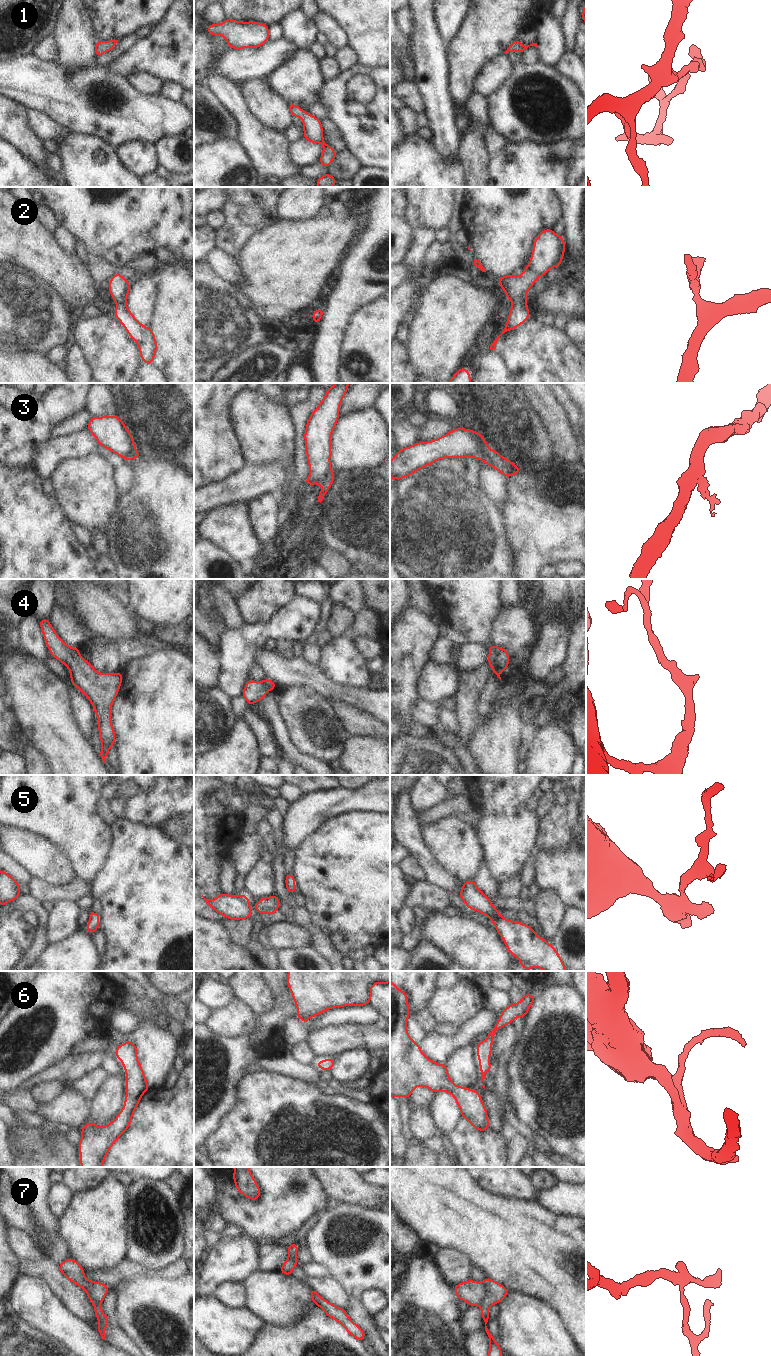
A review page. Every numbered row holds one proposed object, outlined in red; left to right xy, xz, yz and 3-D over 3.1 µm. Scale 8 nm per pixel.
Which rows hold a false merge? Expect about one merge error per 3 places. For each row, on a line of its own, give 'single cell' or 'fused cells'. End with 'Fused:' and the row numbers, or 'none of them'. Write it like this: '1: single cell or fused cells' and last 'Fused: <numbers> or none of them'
1: single cell
2: single cell
3: fused cells
4: single cell
5: single cell
6: single cell
7: fused cells
Fused: 3, 7

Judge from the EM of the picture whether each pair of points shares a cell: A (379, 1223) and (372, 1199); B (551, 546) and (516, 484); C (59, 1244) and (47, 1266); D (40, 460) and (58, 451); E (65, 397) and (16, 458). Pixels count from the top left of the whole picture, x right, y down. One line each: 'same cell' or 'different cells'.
A: different cells
B: same cell
C: different cells
D: same cell
E: same cell

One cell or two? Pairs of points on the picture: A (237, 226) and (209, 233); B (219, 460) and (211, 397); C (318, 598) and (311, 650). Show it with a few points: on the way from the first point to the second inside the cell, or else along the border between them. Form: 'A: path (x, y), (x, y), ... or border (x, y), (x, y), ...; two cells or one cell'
A: border (216, 230), (217, 247); two cells
B: path (211, 444), (211, 413); one cell
C: border (329, 598), (320, 605); two cells

